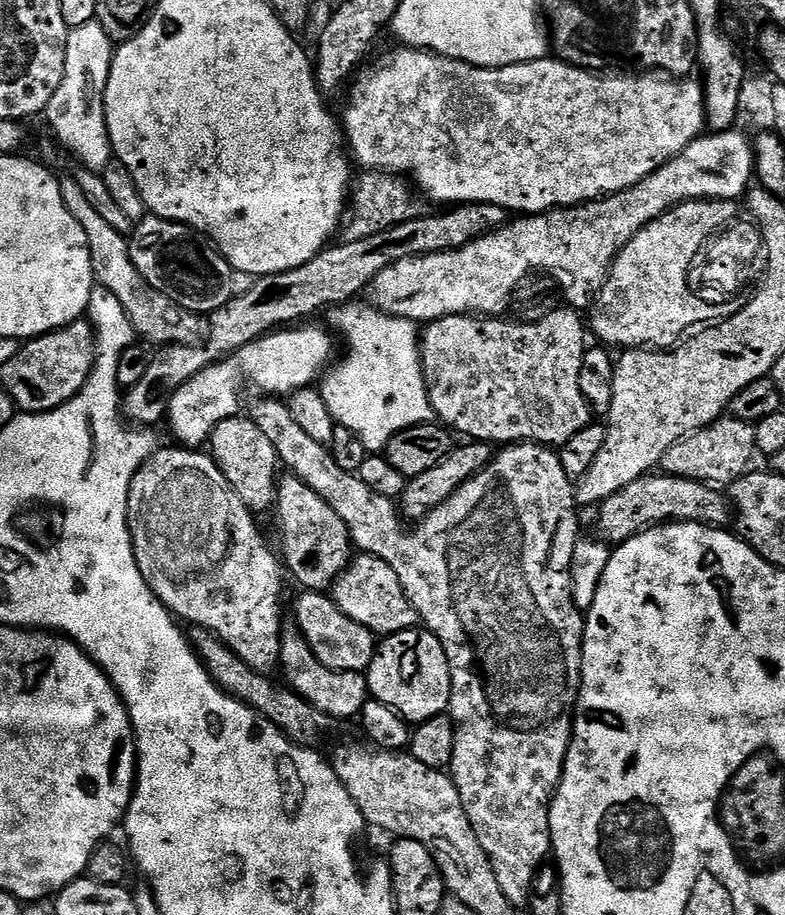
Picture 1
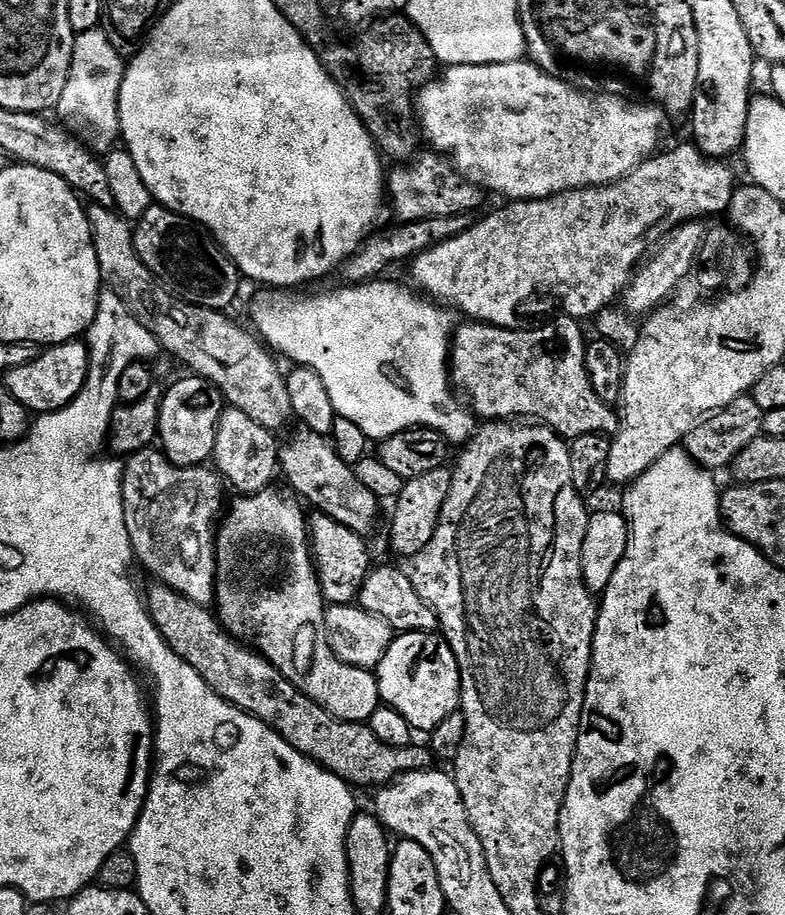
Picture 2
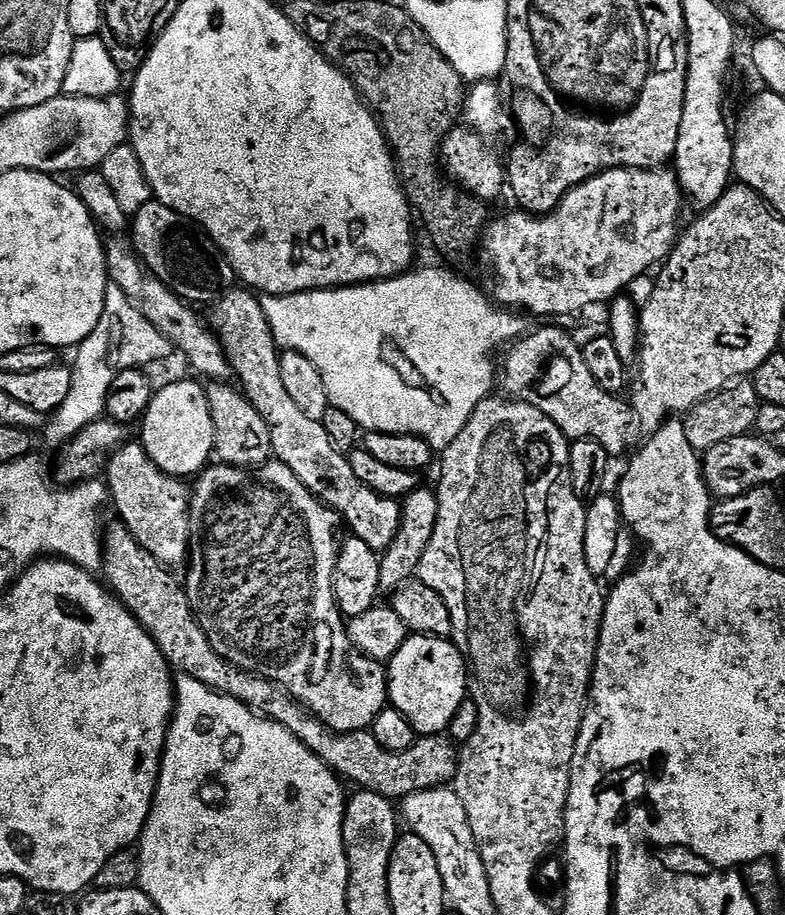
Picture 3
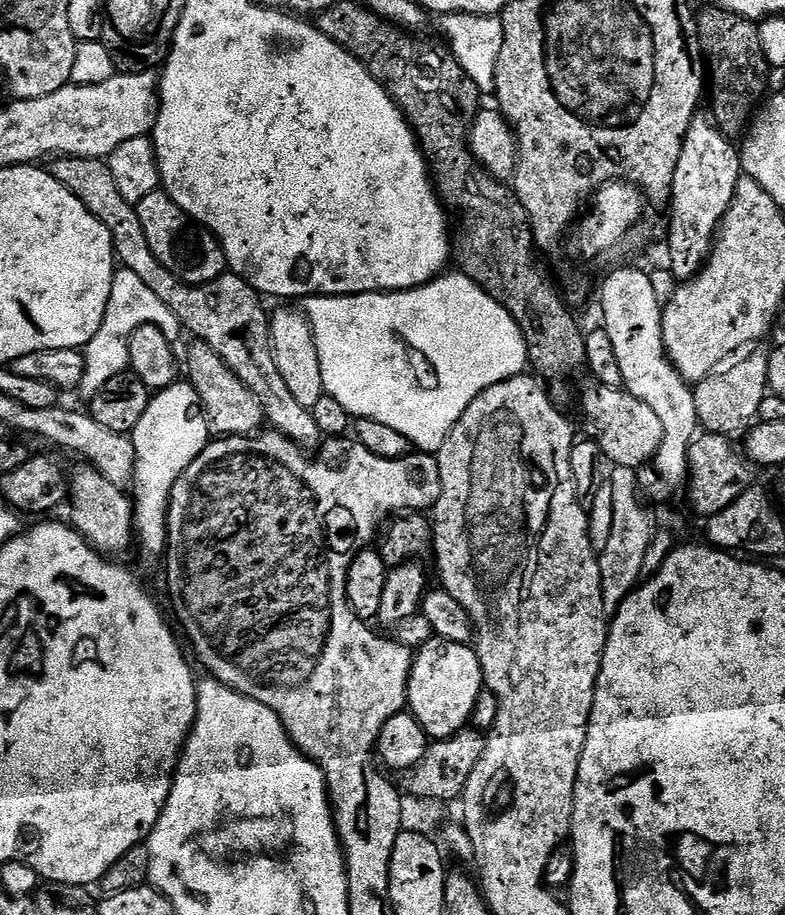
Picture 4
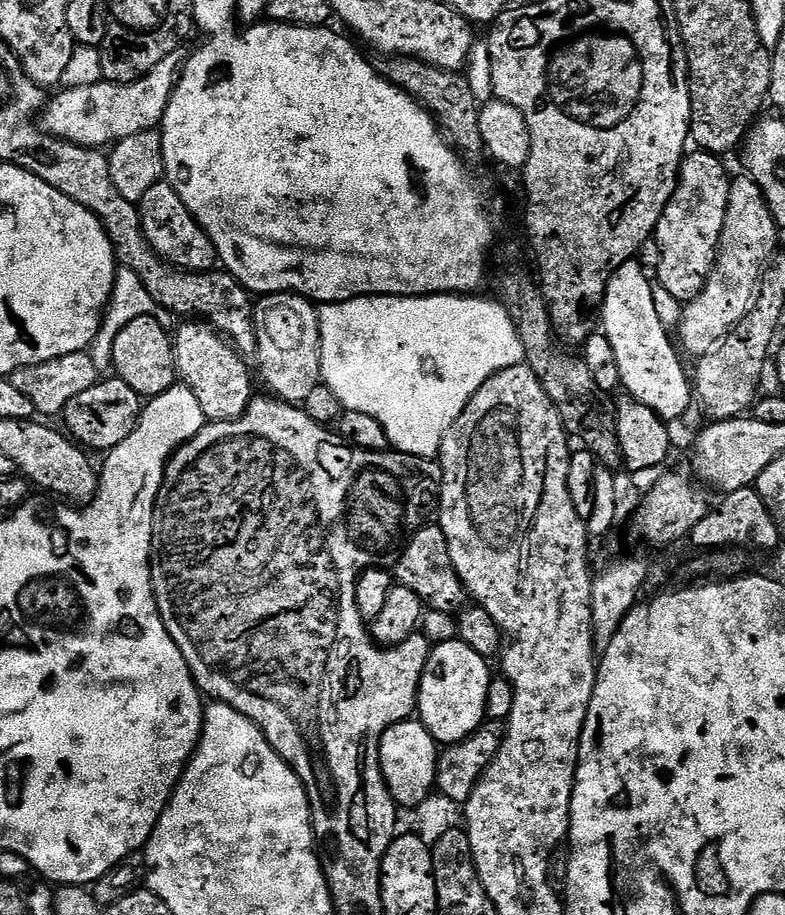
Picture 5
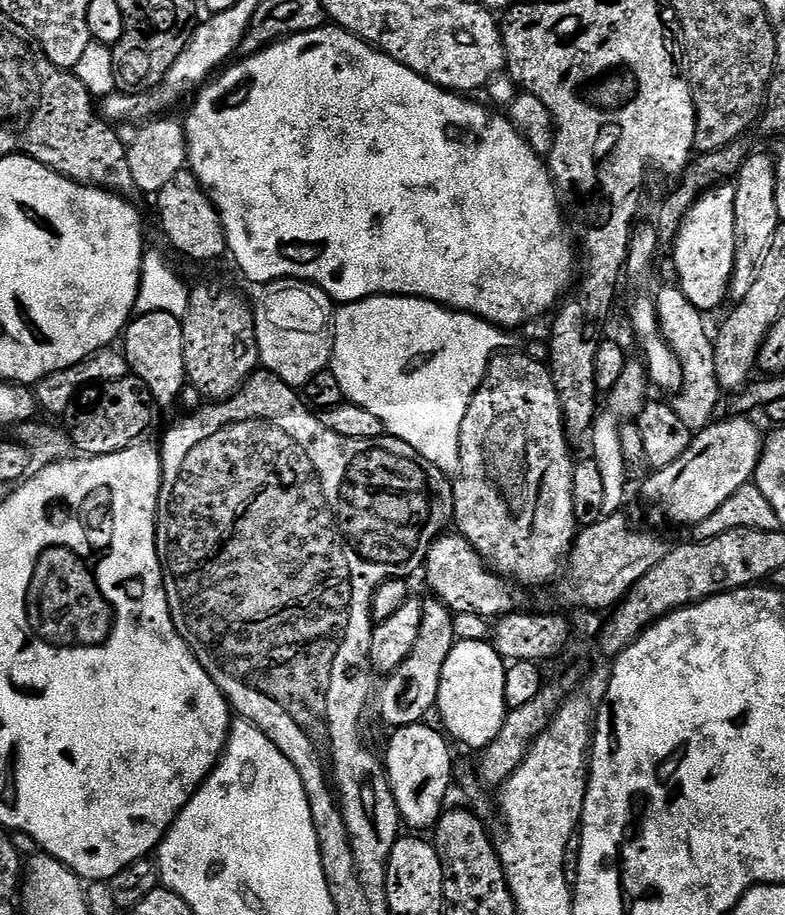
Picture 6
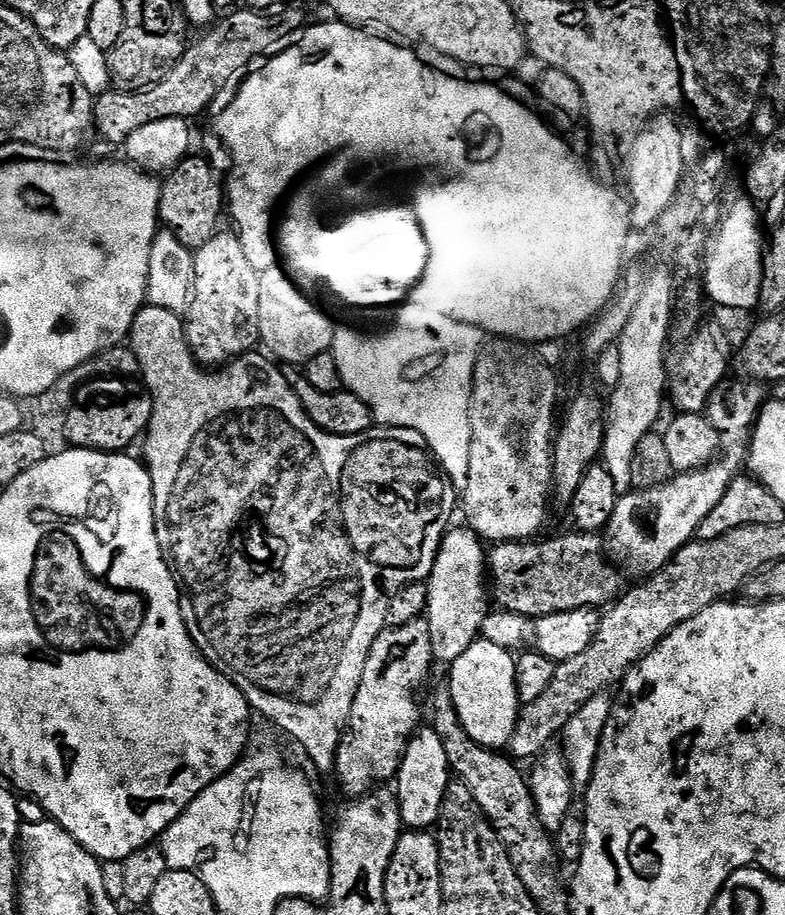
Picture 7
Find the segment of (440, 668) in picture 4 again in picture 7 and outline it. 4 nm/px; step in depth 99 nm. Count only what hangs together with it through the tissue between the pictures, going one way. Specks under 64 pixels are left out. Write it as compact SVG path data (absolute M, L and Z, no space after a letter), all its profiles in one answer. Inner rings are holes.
M477 638L464 654L451 661L452 676L447 677L460 724L466 734L484 748L507 749L516 729L522 707L516 693L516 662L511 651Z

